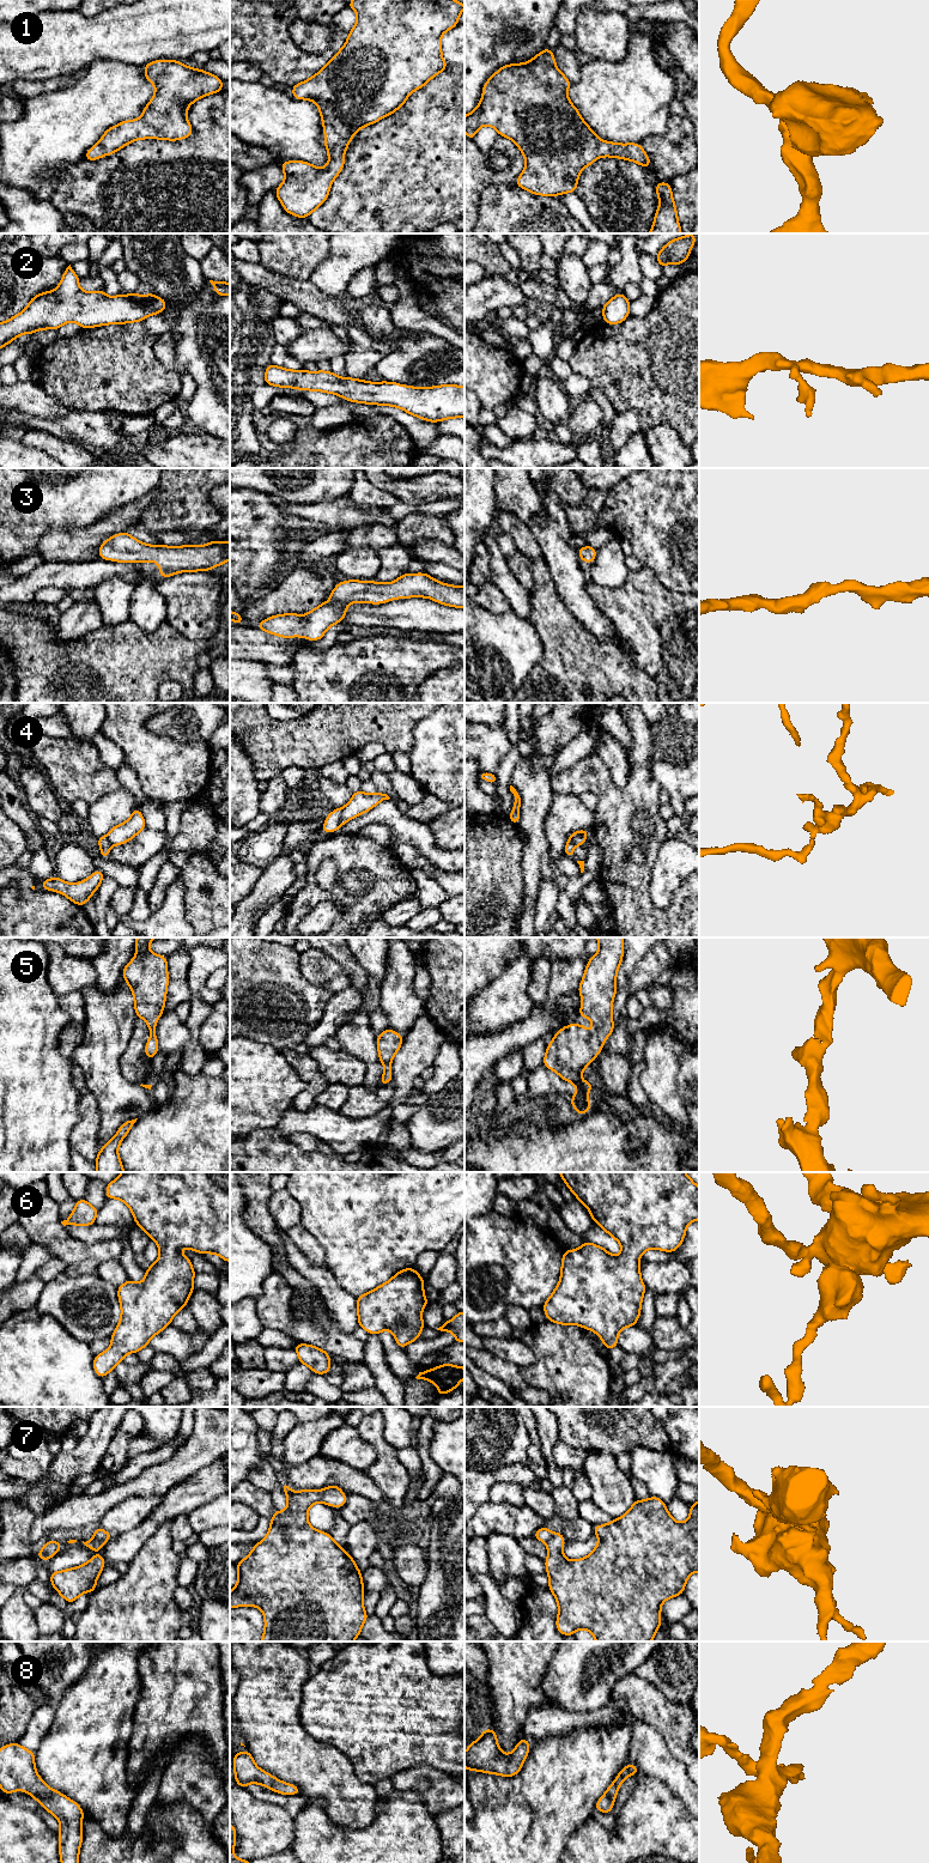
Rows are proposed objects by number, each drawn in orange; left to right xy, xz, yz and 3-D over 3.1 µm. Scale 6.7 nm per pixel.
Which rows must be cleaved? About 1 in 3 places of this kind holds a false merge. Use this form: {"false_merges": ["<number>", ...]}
{"false_merges": ["4", "7"]}

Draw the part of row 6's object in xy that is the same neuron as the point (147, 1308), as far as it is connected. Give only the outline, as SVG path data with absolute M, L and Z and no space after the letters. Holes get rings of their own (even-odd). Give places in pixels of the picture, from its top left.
M121 1172L107 1184L107 1198L123 1201L133 1213L136 1226L141 1227L159 1248L159 1258L145 1272L142 1282L129 1279L117 1287L121 1304L121 1319L111 1335L111 1346L95 1355L93 1370L103 1379L126 1354L138 1353L148 1346L150 1340L171 1324L174 1316L186 1307L194 1292L195 1272L188 1257L180 1254L181 1248L192 1249L201 1255L217 1254L230 1262L230 1172Z

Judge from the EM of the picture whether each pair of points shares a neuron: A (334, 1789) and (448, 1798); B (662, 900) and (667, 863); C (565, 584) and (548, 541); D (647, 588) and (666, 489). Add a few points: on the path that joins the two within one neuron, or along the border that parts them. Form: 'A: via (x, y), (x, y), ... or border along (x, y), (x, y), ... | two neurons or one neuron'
A: border along (395, 1789), (416, 1792), (433, 1815) | two neurons
B: via (662, 891), (668, 873) | one neuron
C: via (565, 574), (564, 564), (558, 552) | one neuron
D: border along (643, 566), (649, 569), (671, 590) | two neurons

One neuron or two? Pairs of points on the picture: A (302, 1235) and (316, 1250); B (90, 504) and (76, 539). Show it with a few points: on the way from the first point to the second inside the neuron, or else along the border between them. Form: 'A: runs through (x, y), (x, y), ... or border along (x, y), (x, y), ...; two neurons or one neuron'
A: runs through (304, 1238), (313, 1246); one neuron
B: border along (105, 515), (83, 527), (53, 531); two neurons

